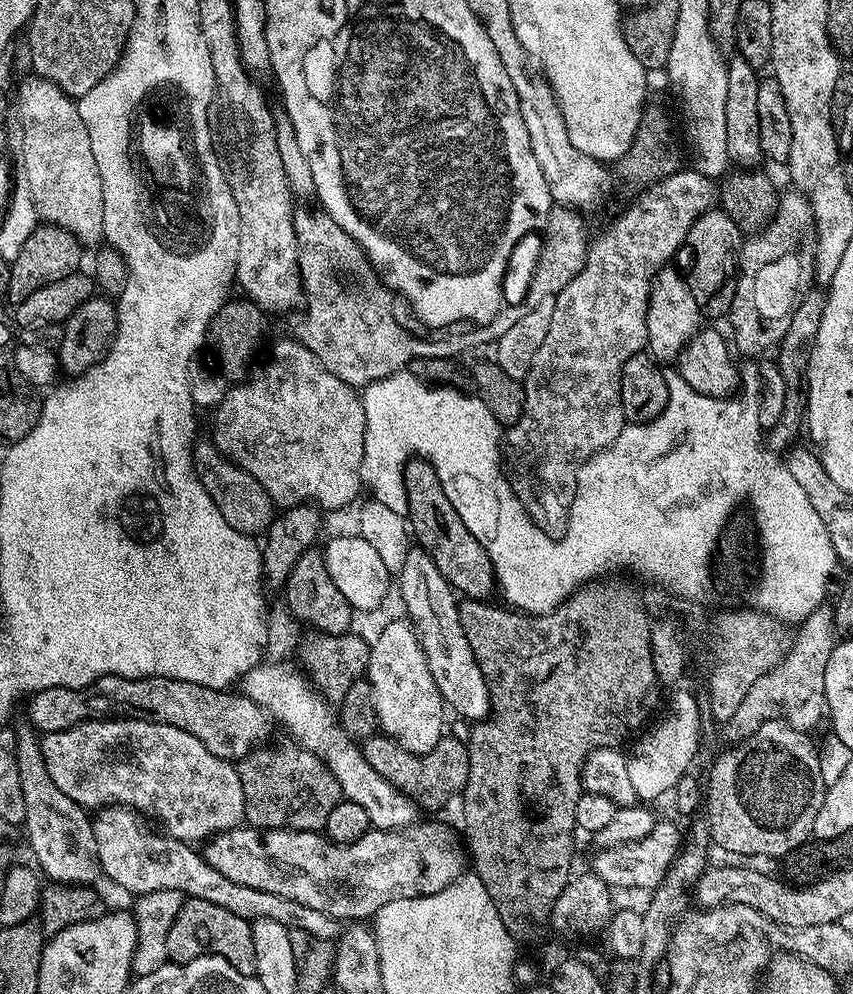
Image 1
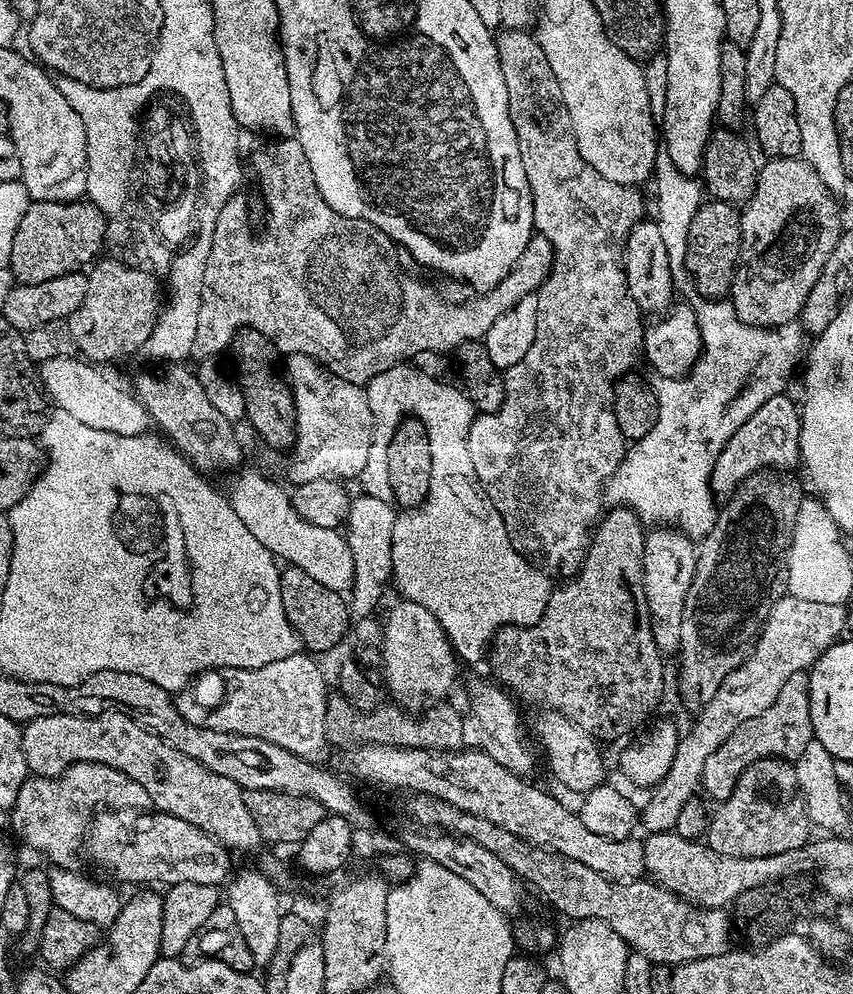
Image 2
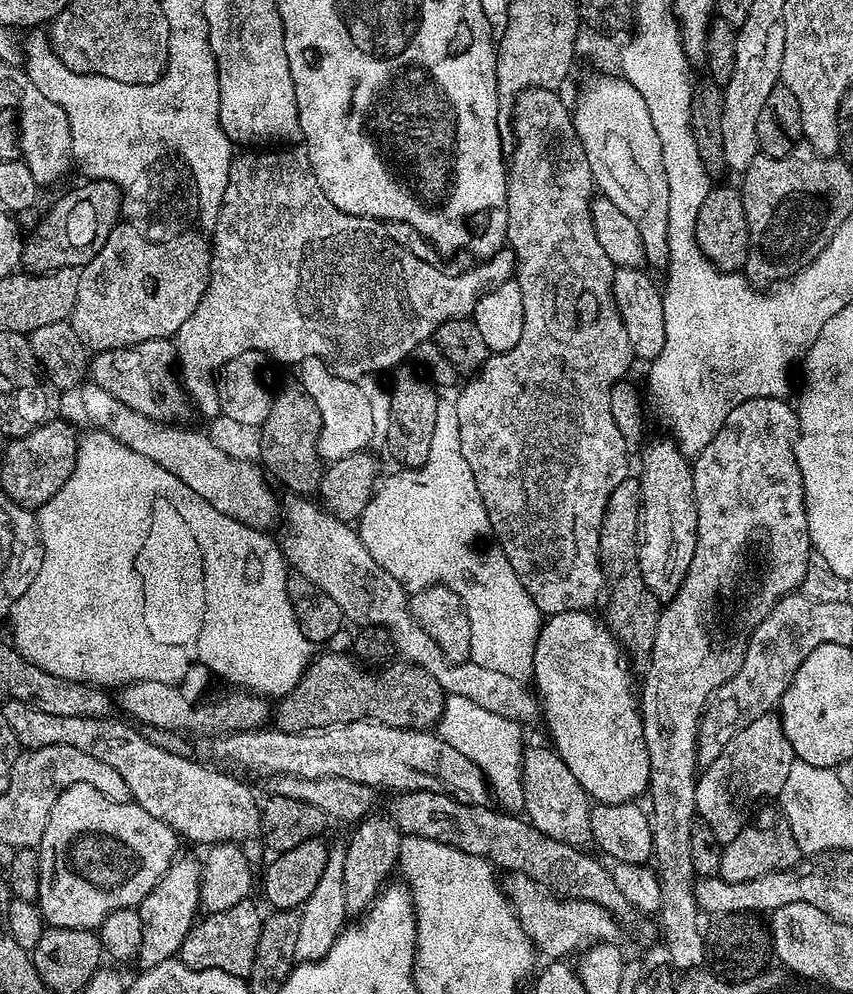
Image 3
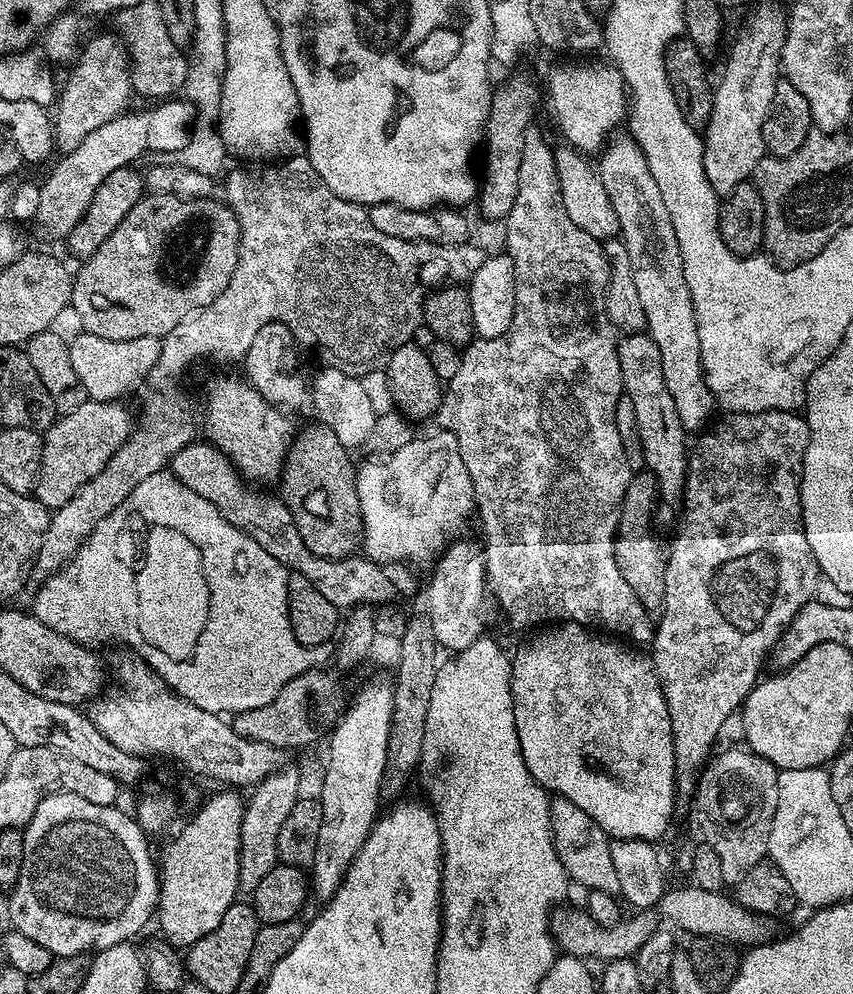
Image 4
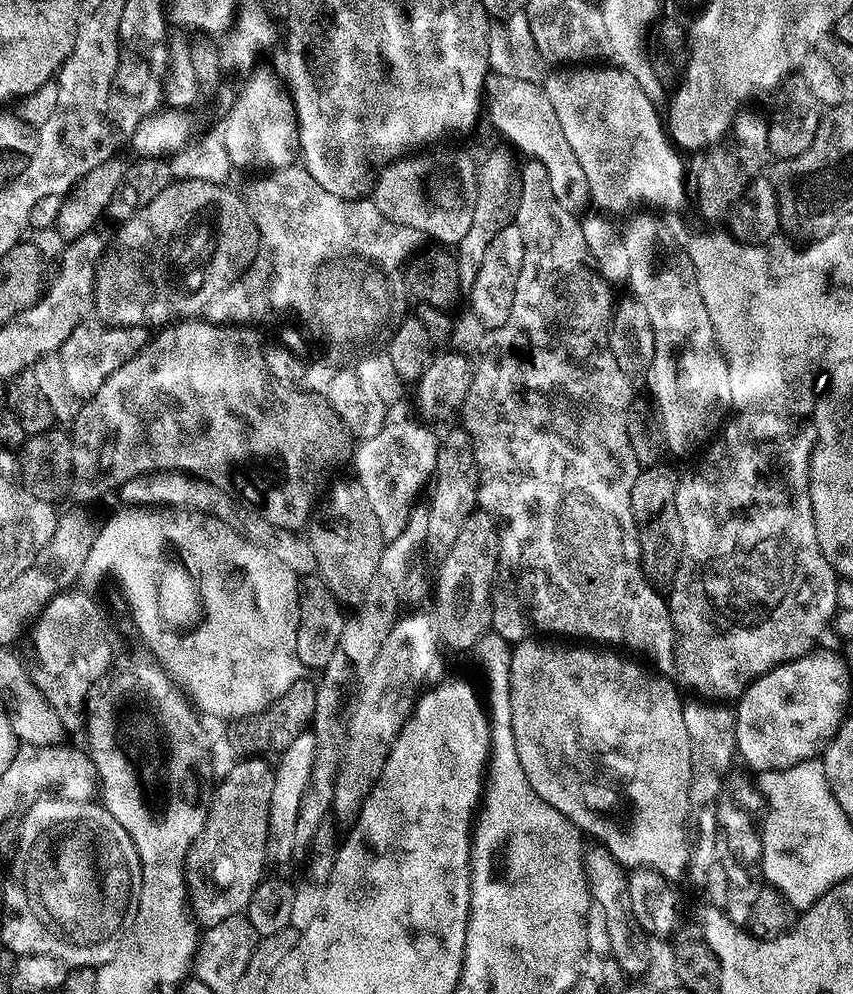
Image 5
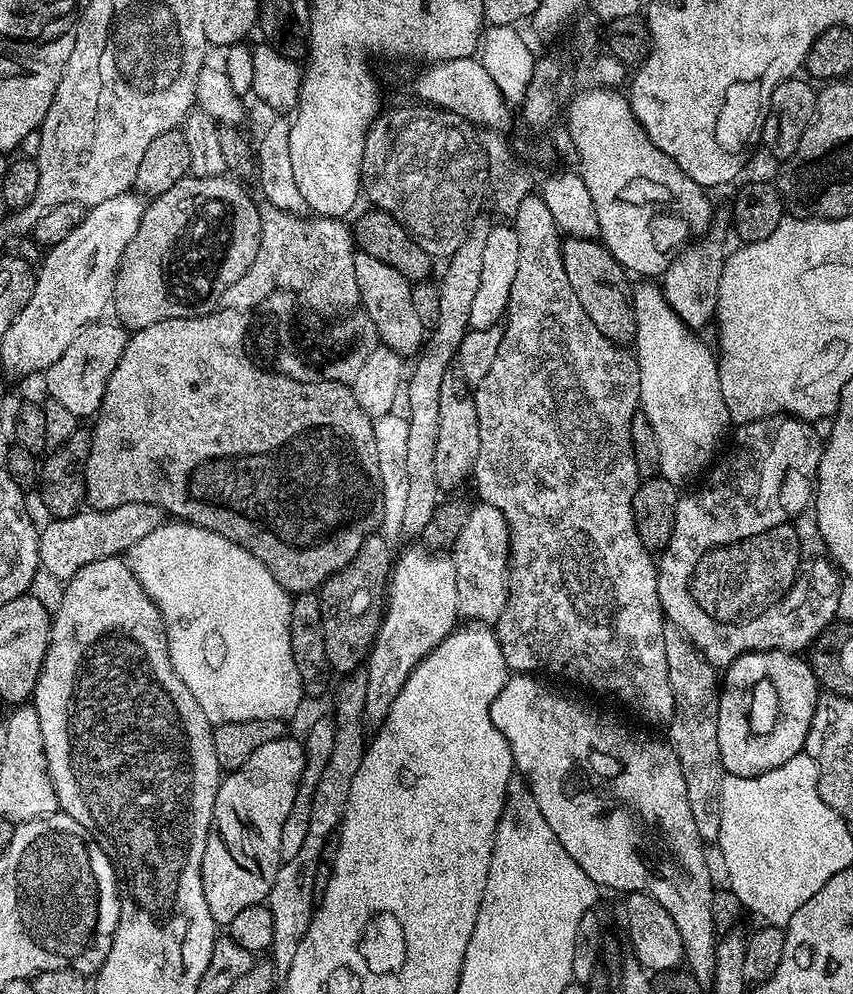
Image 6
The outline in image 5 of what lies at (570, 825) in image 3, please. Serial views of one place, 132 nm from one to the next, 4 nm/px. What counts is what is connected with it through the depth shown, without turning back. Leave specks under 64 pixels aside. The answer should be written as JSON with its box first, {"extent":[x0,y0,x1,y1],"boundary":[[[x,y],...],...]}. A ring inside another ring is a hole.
{"extent":[582,846,644,978],"boundary":[[[592,846],[582,856],[584,876],[588,880],[588,895],[591,903],[598,909],[599,915],[606,918],[606,934],[610,934],[610,956],[616,959],[616,964],[625,972],[628,978],[640,978],[644,972],[644,956],[636,949],[634,933],[634,921],[629,912],[630,894],[628,893],[628,877],[621,865],[617,864],[603,847]]]}

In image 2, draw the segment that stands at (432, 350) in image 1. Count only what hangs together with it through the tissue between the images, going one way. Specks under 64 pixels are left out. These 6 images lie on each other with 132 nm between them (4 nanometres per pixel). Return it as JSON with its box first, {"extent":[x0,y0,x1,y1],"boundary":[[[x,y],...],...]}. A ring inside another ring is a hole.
{"extent":[193,138,552,386],"boundary":[[[276,138],[268,142],[265,148],[260,148],[253,154],[252,172],[256,175],[257,182],[260,183],[260,196],[264,199],[264,208],[268,211],[268,217],[264,220],[264,229],[261,230],[260,236],[255,236],[251,226],[248,225],[248,204],[243,200],[243,195],[232,196],[226,202],[226,206],[222,206],[222,210],[218,214],[218,222],[214,226],[214,238],[210,246],[210,254],[206,258],[206,270],[202,274],[202,302],[198,306],[198,330],[194,334],[193,357],[219,357],[219,352],[227,353],[231,349],[236,333],[241,328],[253,328],[266,334],[266,338],[270,338],[270,342],[274,342],[277,353],[288,356],[306,354],[318,361],[319,364],[323,364],[334,374],[338,374],[338,378],[346,378],[346,382],[364,386],[378,374],[382,374],[382,370],[390,370],[394,366],[411,361],[412,356],[422,350],[451,353],[463,340],[483,340],[486,330],[490,330],[490,326],[494,326],[496,318],[506,314],[506,310],[510,310],[518,302],[522,302],[522,298],[539,292],[540,287],[547,282],[548,276],[552,272],[550,242],[545,236],[536,234],[526,246],[526,250],[522,250],[518,262],[514,262],[510,274],[506,274],[506,278],[502,278],[502,282],[498,282],[498,286],[494,286],[489,292],[473,295],[473,300],[468,300],[465,304],[448,304],[447,298],[434,285],[427,284],[422,277],[415,276],[404,265],[405,257],[402,255],[400,245],[395,244],[386,234],[382,234],[382,230],[378,230],[378,226],[374,226],[370,222],[362,222],[358,218],[346,218],[342,214],[338,214],[338,210],[334,210],[324,201],[314,182],[314,170],[310,170],[306,150],[302,150],[299,140]]]}

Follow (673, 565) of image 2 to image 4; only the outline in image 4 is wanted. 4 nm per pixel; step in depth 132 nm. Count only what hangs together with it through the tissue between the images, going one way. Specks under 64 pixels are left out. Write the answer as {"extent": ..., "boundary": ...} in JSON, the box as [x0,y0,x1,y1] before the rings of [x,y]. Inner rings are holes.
{"extent":[617,331,690,505],"boundary":[[[647,331],[625,335],[617,343],[618,366],[622,370],[624,395],[634,402],[634,414],[638,418],[640,445],[644,451],[644,468],[656,479],[658,500],[661,505],[672,504],[684,494],[684,480],[688,477],[690,436],[684,431],[678,418],[678,406],[674,406],[674,394],[666,386],[666,374],[662,374],[662,354],[658,354],[658,342]]]}

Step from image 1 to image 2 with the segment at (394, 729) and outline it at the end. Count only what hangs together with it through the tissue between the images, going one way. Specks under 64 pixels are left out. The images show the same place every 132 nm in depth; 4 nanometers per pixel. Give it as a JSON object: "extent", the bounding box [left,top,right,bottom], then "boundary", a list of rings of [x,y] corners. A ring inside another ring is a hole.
{"extent":[382,599,458,710],"boundary":[[[397,599],[397,604],[388,612],[388,621],[382,624],[382,640],[384,636],[383,655],[383,675],[387,691],[392,691],[391,699],[395,703],[409,709],[420,710],[433,702],[440,702],[444,696],[456,684],[456,664],[458,665],[458,655],[453,648],[448,636],[442,630],[438,618],[426,610],[424,604],[419,604],[413,600]]]}

